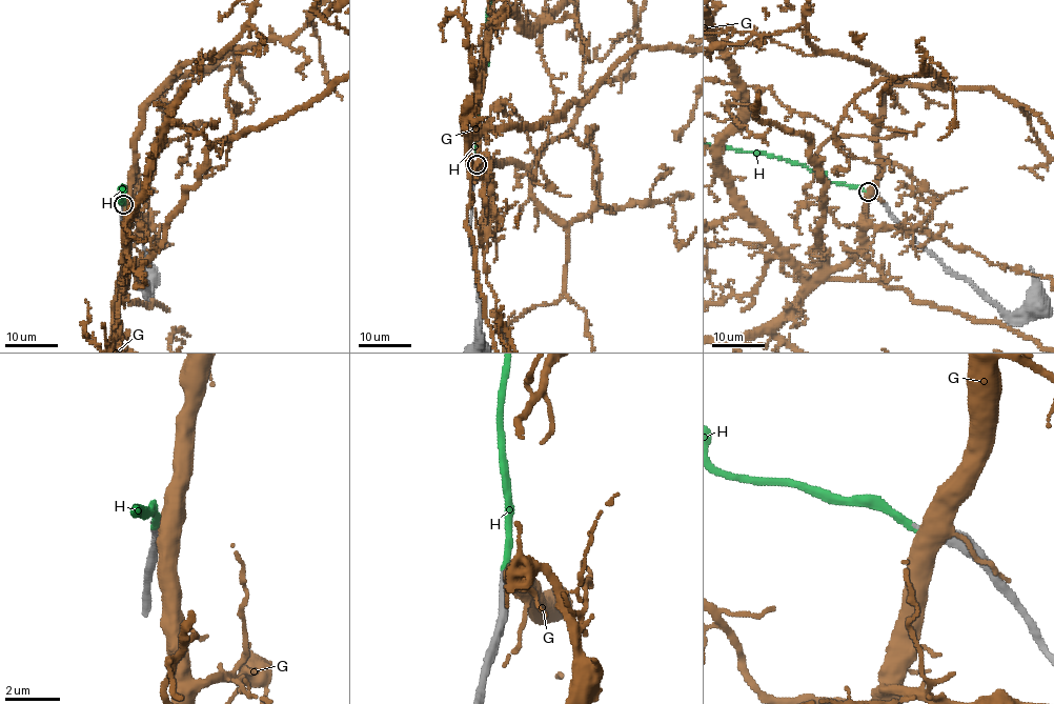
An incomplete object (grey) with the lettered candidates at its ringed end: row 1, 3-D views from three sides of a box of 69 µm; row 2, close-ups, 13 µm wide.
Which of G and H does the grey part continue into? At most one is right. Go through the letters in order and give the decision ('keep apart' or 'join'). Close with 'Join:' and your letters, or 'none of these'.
G: keep apart
H: join
Join: H

